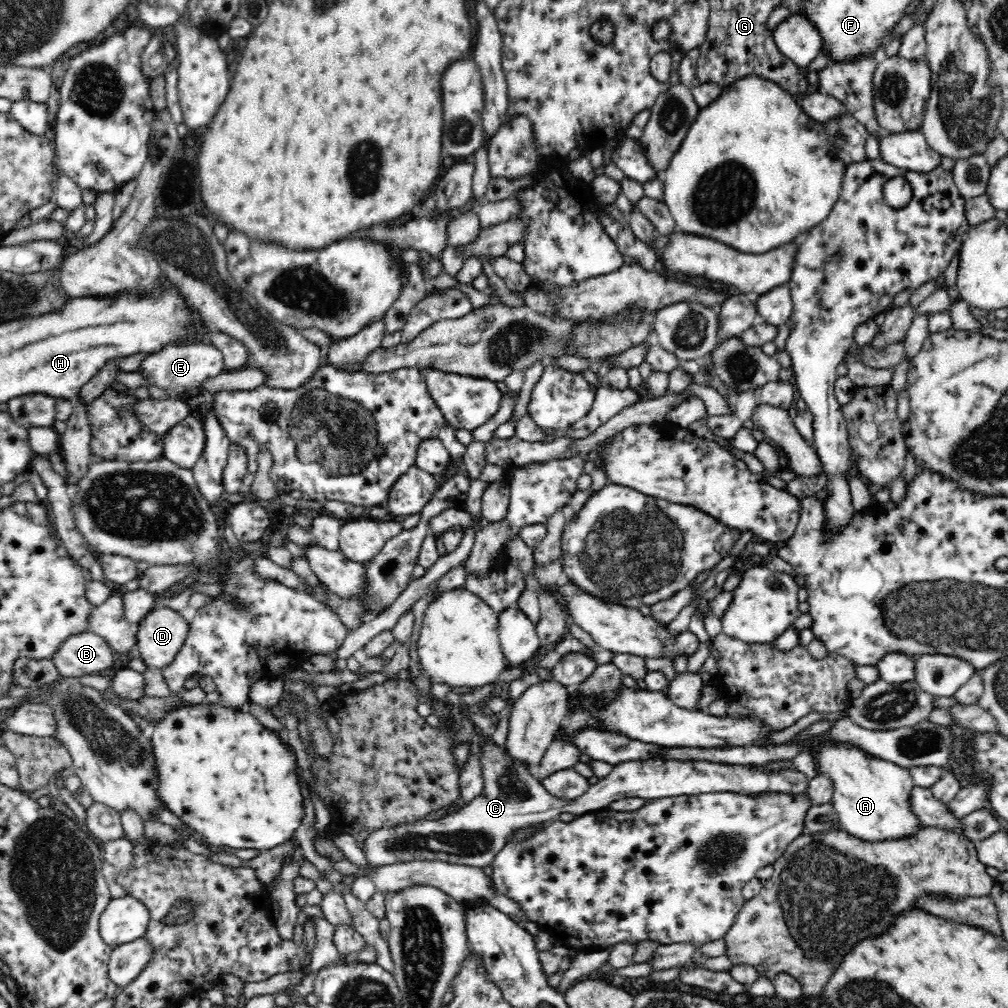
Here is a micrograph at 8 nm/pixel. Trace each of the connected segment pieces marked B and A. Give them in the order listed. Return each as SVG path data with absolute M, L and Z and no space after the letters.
M84 631L66 637L55 651L50 658L50 663L58 669L58 675L64 678L85 679L90 675L113 673L120 667L120 658L114 654L108 643L101 636L91 632Z
M826 737L807 748L814 761L815 776L825 776L832 782L832 809L838 826L844 831L868 841L902 838L919 826L910 810L910 789L914 781L908 769L893 762L874 758L850 741L834 741Z

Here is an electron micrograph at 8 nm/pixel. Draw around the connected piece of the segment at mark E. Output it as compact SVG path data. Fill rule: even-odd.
M210 343L188 344L188 346L166 346L160 352L147 354L137 369L138 374L166 394L179 394L182 398L192 395L198 386L210 378L226 372L223 354Z

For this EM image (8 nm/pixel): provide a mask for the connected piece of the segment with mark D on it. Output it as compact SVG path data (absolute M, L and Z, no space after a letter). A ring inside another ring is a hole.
M157 607L146 613L138 623L135 656L147 669L170 667L189 633L188 616L168 607Z

